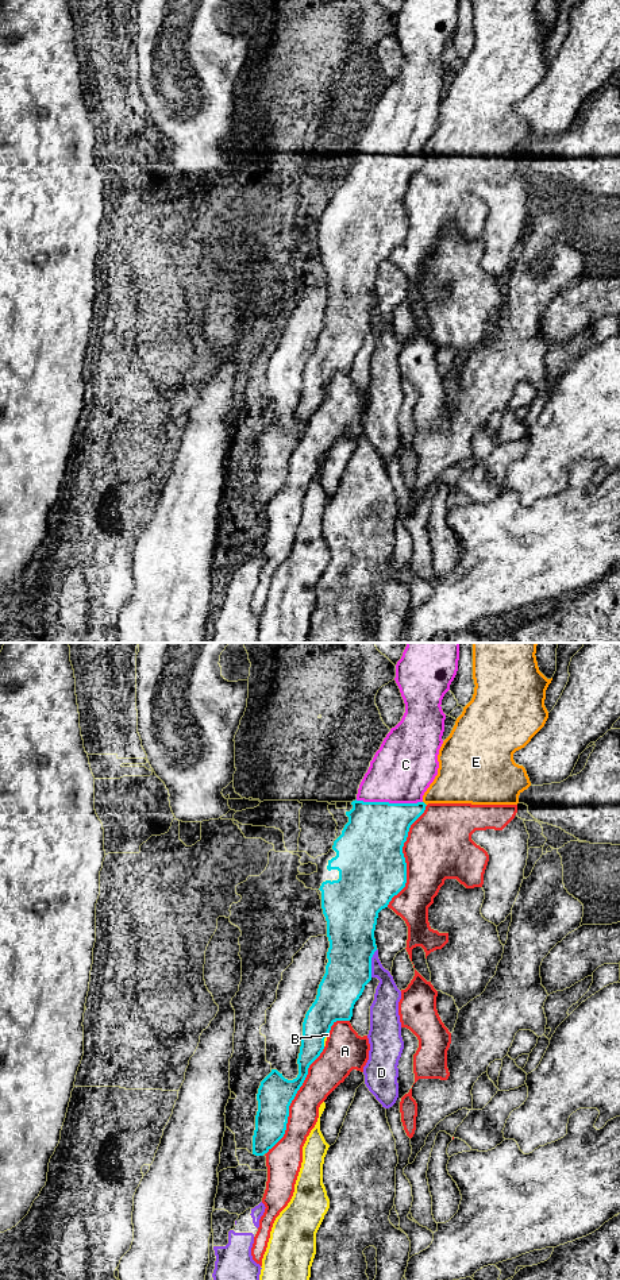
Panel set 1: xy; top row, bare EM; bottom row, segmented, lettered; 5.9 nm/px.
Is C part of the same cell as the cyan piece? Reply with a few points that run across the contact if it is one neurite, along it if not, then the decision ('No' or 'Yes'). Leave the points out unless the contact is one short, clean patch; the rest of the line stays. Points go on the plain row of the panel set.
Line: xy (373, 191), (388, 154), (397, 127), (405, 116). Yes

